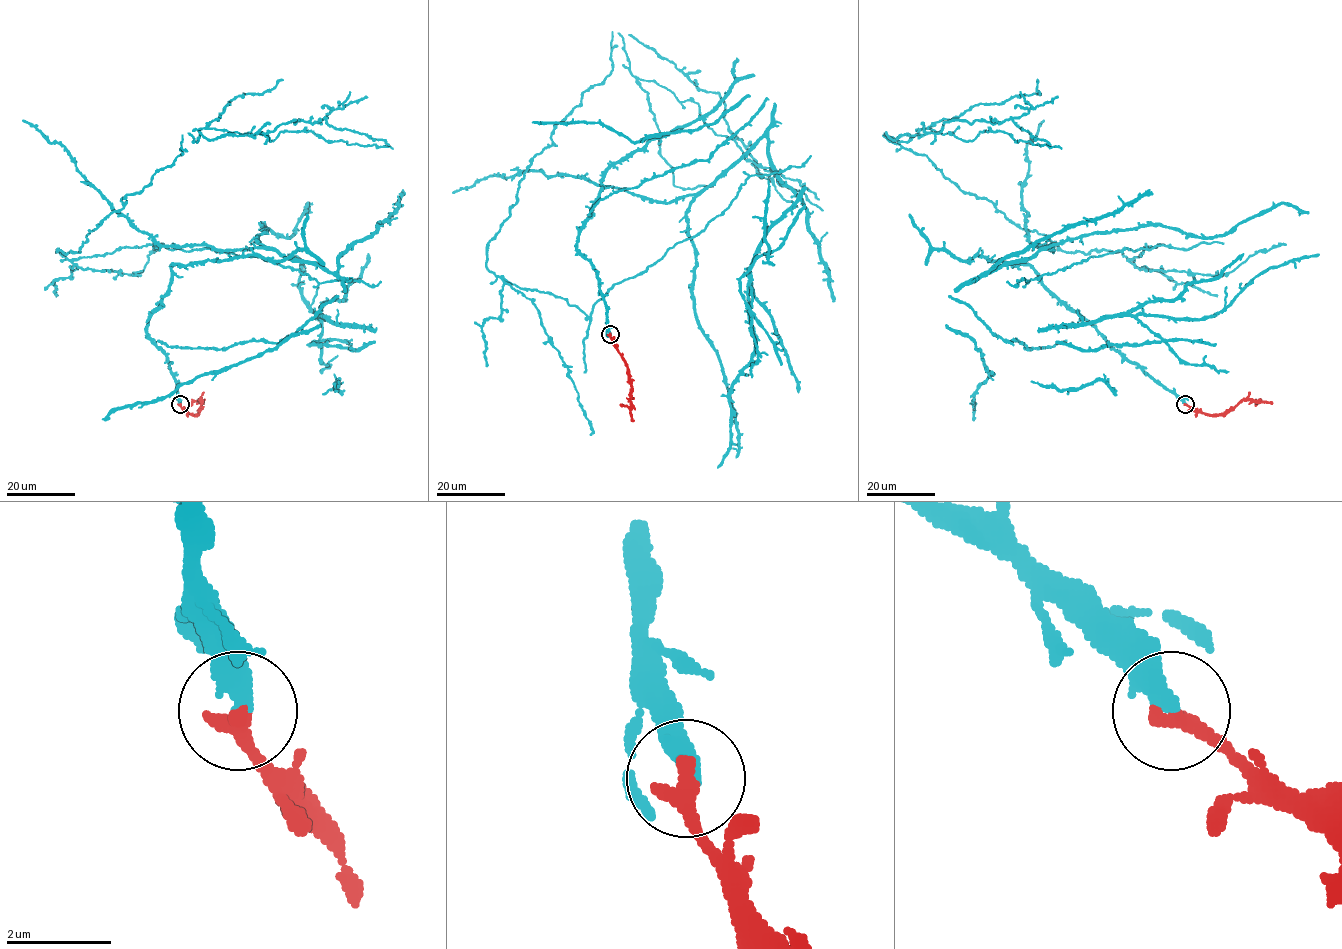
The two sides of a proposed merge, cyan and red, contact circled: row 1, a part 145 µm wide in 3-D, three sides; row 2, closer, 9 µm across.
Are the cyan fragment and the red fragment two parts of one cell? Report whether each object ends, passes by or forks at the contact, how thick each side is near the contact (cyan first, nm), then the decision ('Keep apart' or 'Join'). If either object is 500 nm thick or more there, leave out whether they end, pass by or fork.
At the ring cyan ends. At the ring red ends. Thickness 400 nm (cyan) against 400 nm. Join

